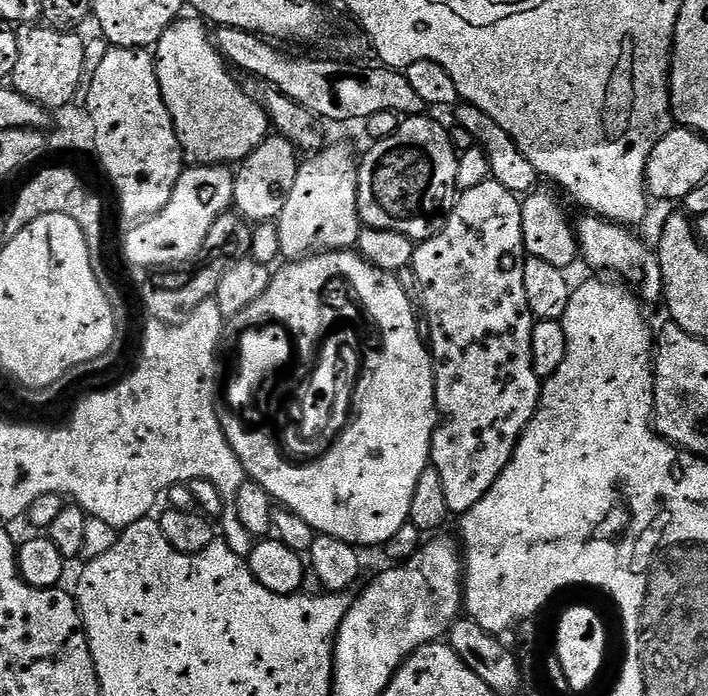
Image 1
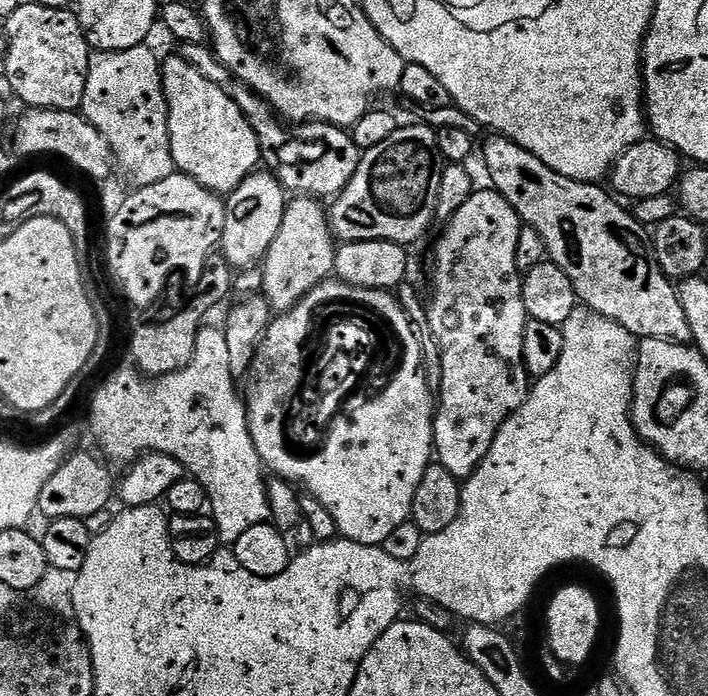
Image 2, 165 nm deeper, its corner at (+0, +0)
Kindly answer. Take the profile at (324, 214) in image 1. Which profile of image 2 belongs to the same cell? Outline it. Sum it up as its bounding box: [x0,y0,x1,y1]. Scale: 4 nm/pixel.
[262,198,338,313]

